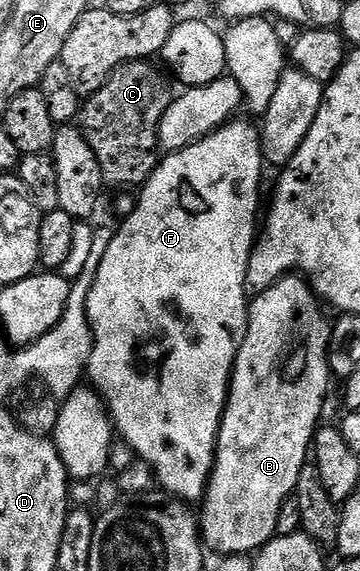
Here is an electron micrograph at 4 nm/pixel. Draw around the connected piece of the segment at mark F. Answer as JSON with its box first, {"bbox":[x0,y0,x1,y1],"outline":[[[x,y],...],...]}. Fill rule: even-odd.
{"bbox":[87,119,263,503],"outline":[[[234,119],[227,125],[221,126],[211,135],[207,135],[201,141],[197,141],[193,145],[183,147],[177,153],[171,153],[162,156],[158,160],[157,165],[153,168],[153,173],[147,178],[144,185],[140,186],[139,192],[136,194],[135,204],[130,211],[128,217],[120,222],[121,226],[116,226],[111,243],[107,247],[107,255],[103,255],[103,259],[99,263],[99,271],[95,275],[95,283],[91,283],[89,294],[87,295],[87,319],[89,320],[89,332],[91,334],[91,348],[89,350],[89,364],[87,366],[87,381],[92,388],[105,401],[105,408],[109,411],[109,418],[113,421],[113,428],[116,436],[120,440],[125,441],[133,448],[134,454],[140,460],[146,461],[153,469],[153,476],[156,484],[160,486],[164,492],[170,497],[177,498],[178,501],[186,503],[200,502],[205,495],[205,488],[209,486],[209,474],[213,471],[213,461],[217,458],[217,432],[221,426],[221,417],[225,414],[225,403],[229,399],[229,378],[233,375],[233,364],[237,362],[239,355],[239,347],[243,343],[243,339],[247,335],[247,323],[249,322],[249,301],[247,300],[247,290],[245,288],[245,276],[247,275],[247,267],[249,266],[249,257],[253,254],[255,248],[255,238],[259,233],[259,213],[257,217],[257,203],[259,201],[259,193],[261,191],[261,167],[263,168],[263,160],[261,158],[261,135],[258,126],[255,124],[248,125],[245,121]]]}

